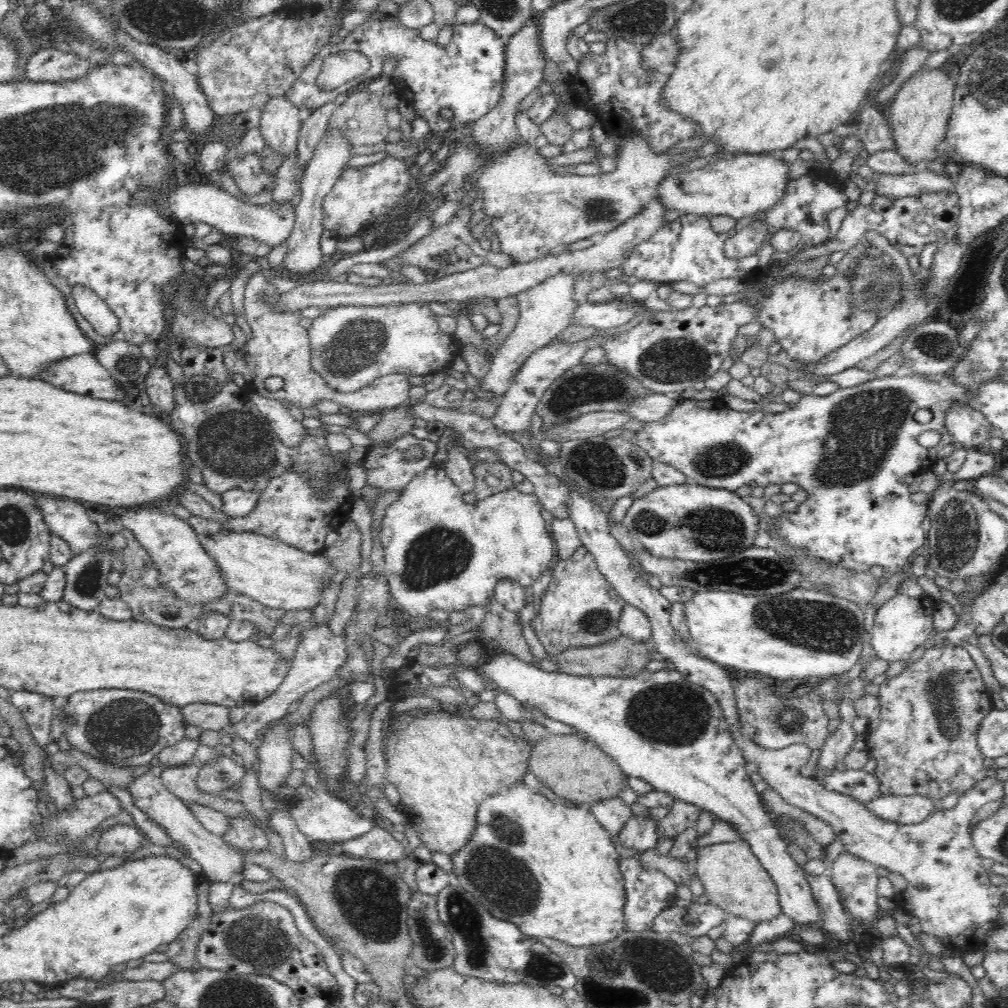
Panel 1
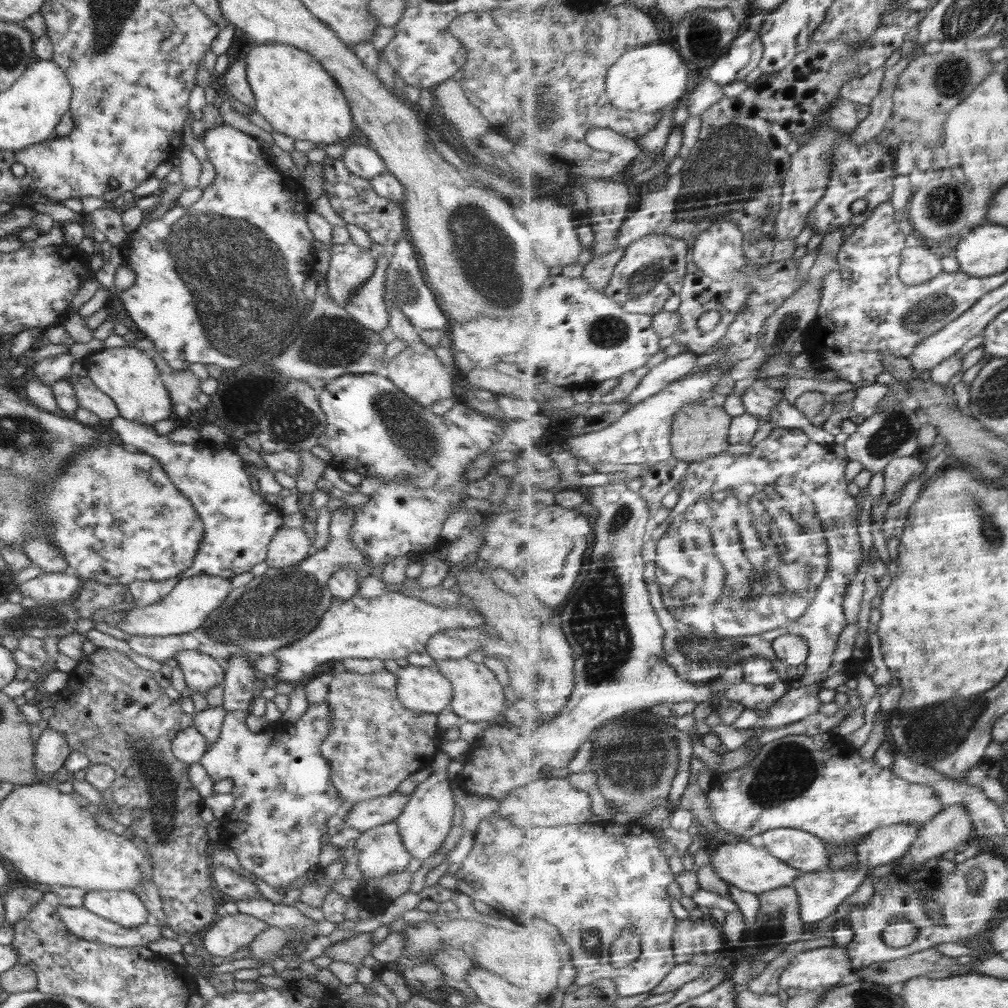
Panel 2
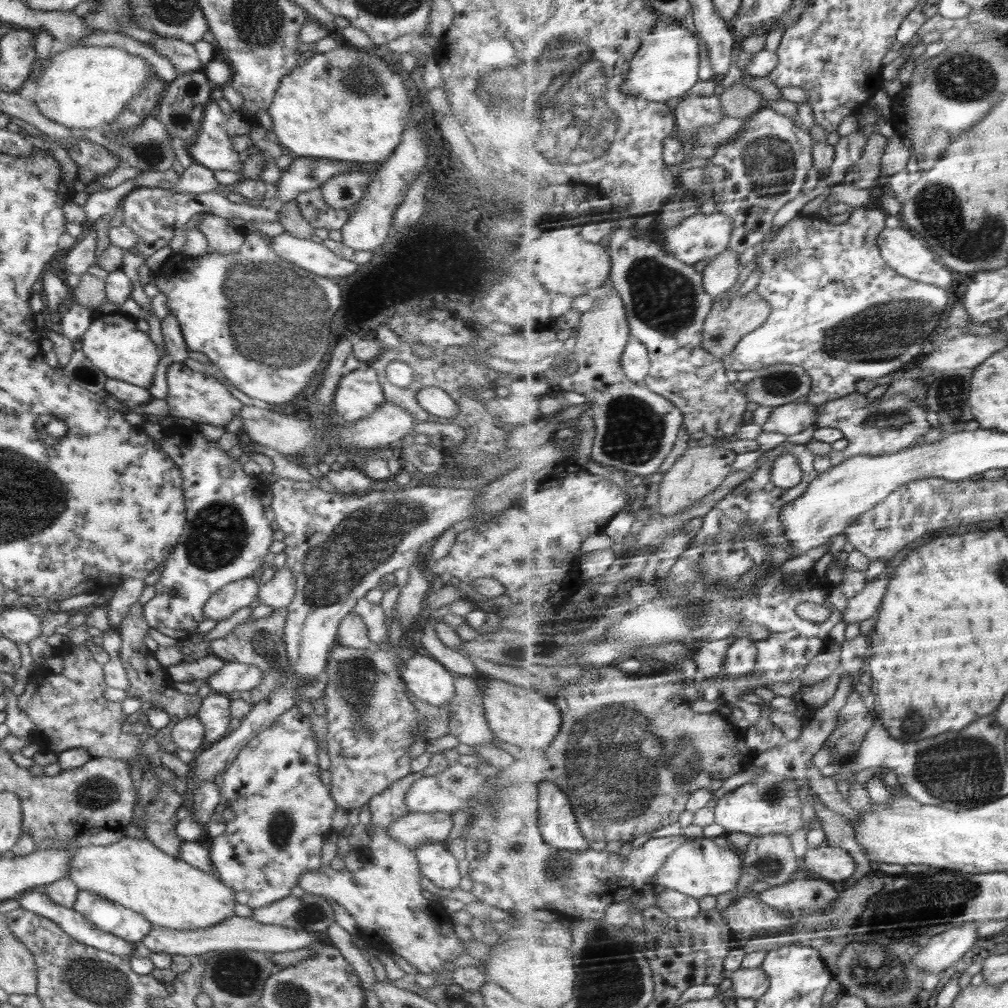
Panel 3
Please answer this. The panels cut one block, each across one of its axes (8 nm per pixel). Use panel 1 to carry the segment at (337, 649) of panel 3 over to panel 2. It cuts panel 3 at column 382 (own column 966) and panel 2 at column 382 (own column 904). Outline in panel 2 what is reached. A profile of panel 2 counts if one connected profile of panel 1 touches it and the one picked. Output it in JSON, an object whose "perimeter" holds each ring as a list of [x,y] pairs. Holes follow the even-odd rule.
{"perimeter":[[[333,660],[326,664],[322,663],[320,670],[316,669],[311,677],[319,679],[328,687],[325,701],[333,716],[330,732],[321,742],[320,752],[329,764],[331,781],[337,788],[339,796],[350,804],[396,792],[403,780],[430,766],[442,743],[437,728],[437,717],[434,714],[411,711],[399,701],[396,690],[397,675],[387,669],[374,671],[374,674],[356,673],[347,671],[342,661]]]}

